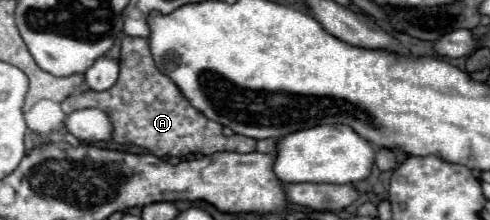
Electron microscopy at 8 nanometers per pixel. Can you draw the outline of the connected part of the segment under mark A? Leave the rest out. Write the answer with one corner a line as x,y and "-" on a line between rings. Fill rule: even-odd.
123,37
121,41
121,75
117,83
107,91
85,91
73,93
63,103
61,109
65,113
73,113
75,109
101,109
111,125
111,143
115,145
135,145
147,149
157,157
185,157
189,153
213,155
217,151
237,151
251,153
255,151
255,139
243,135
223,135
223,127
217,121
207,119
201,111
197,111
181,93
181,89
161,73
149,49
149,41
141,37

